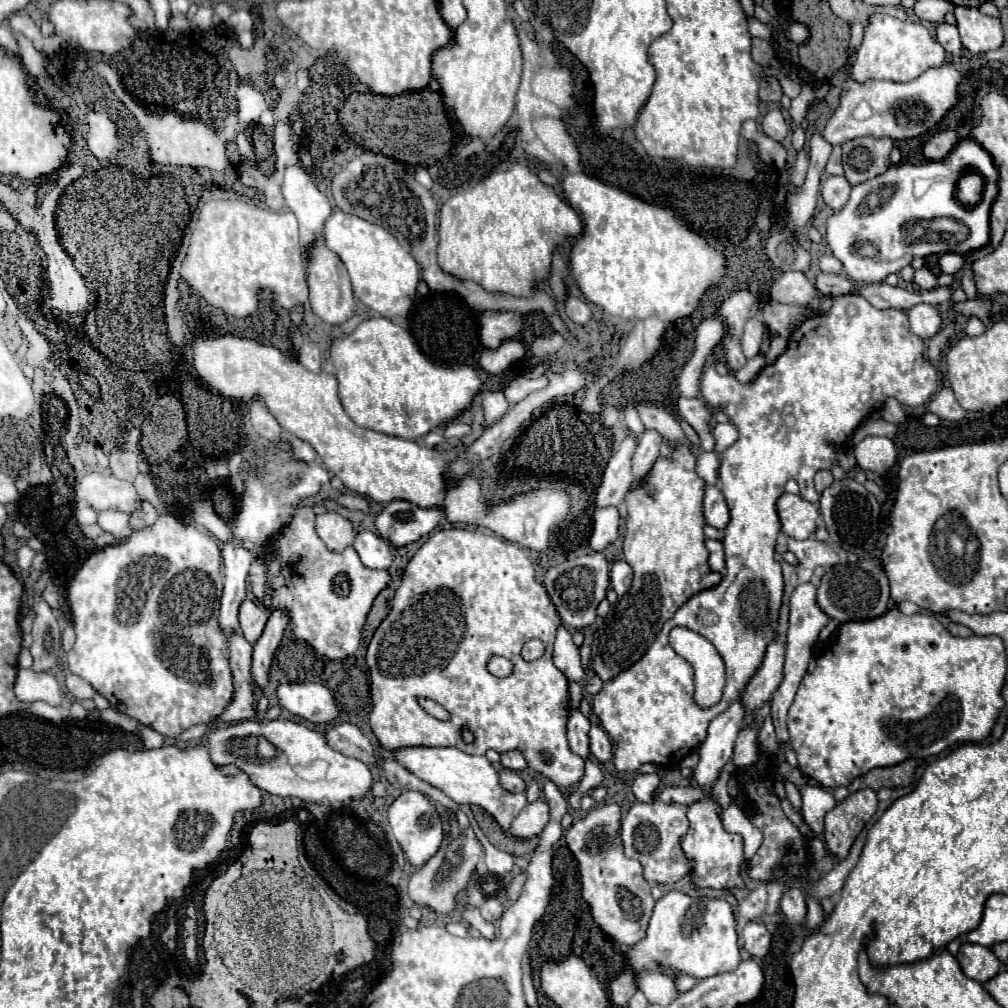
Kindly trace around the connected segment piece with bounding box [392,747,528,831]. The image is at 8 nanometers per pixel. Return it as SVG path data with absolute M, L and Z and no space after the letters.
M400 747L392 755L402 767L406 767L410 773L430 783L432 787L444 791L452 801L478 805L486 809L490 815L496 817L504 831L510 829L516 815L528 803L524 793L506 793L506 789L498 785L498 773L486 757L468 755L456 747Z

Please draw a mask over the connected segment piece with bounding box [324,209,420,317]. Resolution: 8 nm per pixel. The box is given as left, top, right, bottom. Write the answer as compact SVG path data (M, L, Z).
M336 209L326 221L324 239L326 247L340 257L348 271L354 295L364 305L382 317L400 317L410 311L420 281L420 269L414 257L410 257L410 253L402 249L386 229Z

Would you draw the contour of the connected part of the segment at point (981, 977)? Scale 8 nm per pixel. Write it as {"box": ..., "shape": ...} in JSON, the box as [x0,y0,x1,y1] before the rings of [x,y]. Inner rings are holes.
{"box":[956,943,1000,983],"shape":[[[962,943],[956,959],[958,959],[964,975],[978,983],[990,981],[1000,971],[998,957],[994,957],[994,953],[982,945]]]}

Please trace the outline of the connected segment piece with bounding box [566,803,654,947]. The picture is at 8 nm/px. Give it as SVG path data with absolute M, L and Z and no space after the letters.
M618 803L598 805L568 829L566 845L578 859L582 877L582 897L592 907L594 921L614 941L632 947L646 937L654 899L650 895L650 885L642 877L642 865L624 855L620 839L620 821L622 811Z

